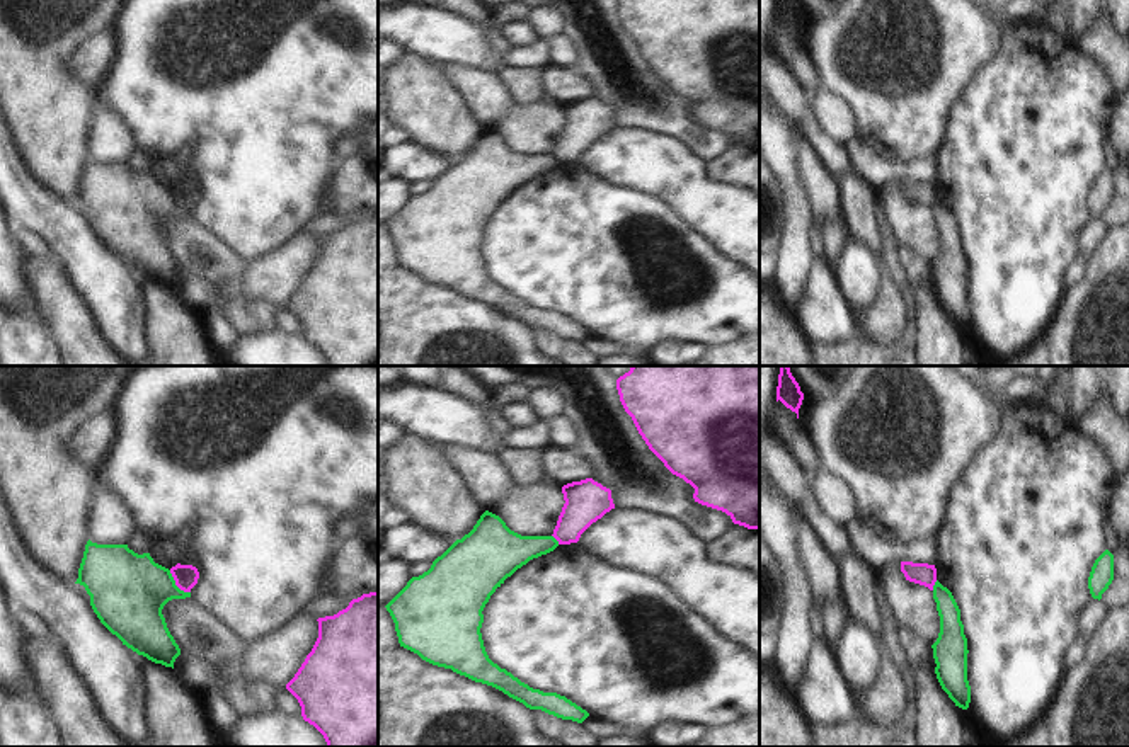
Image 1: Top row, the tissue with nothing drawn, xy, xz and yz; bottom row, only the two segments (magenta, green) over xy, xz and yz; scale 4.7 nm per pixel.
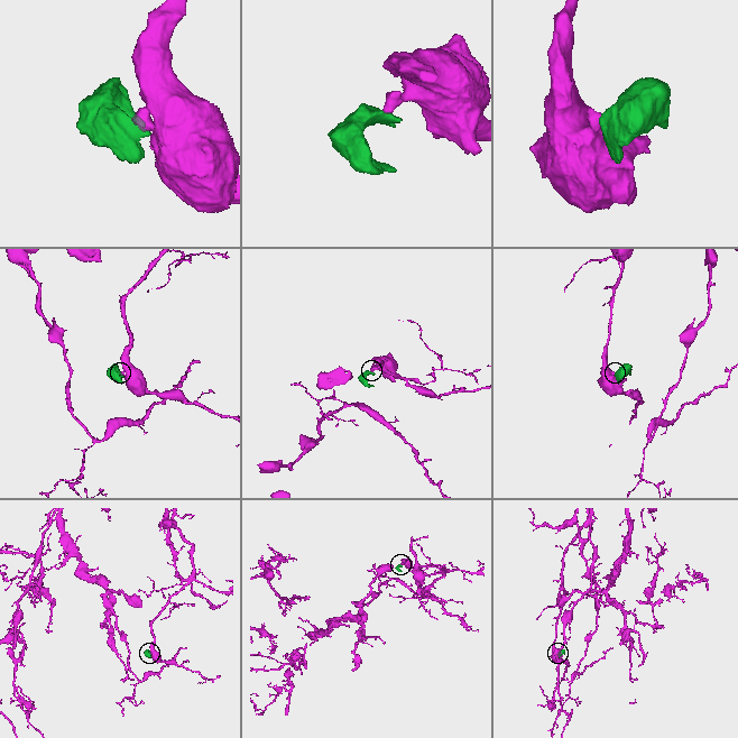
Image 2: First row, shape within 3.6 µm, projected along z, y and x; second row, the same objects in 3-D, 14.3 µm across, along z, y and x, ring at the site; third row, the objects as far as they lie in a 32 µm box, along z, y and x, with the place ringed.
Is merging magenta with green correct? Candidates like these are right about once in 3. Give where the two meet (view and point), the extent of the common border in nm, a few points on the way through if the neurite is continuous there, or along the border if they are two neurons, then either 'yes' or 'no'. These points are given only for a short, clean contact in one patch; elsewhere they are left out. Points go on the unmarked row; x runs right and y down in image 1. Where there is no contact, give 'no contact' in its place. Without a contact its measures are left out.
meets magenta in xy at (176, 203); contact 150 nm long; border along xy (169, 189), (174, 201), (189, 211); no

